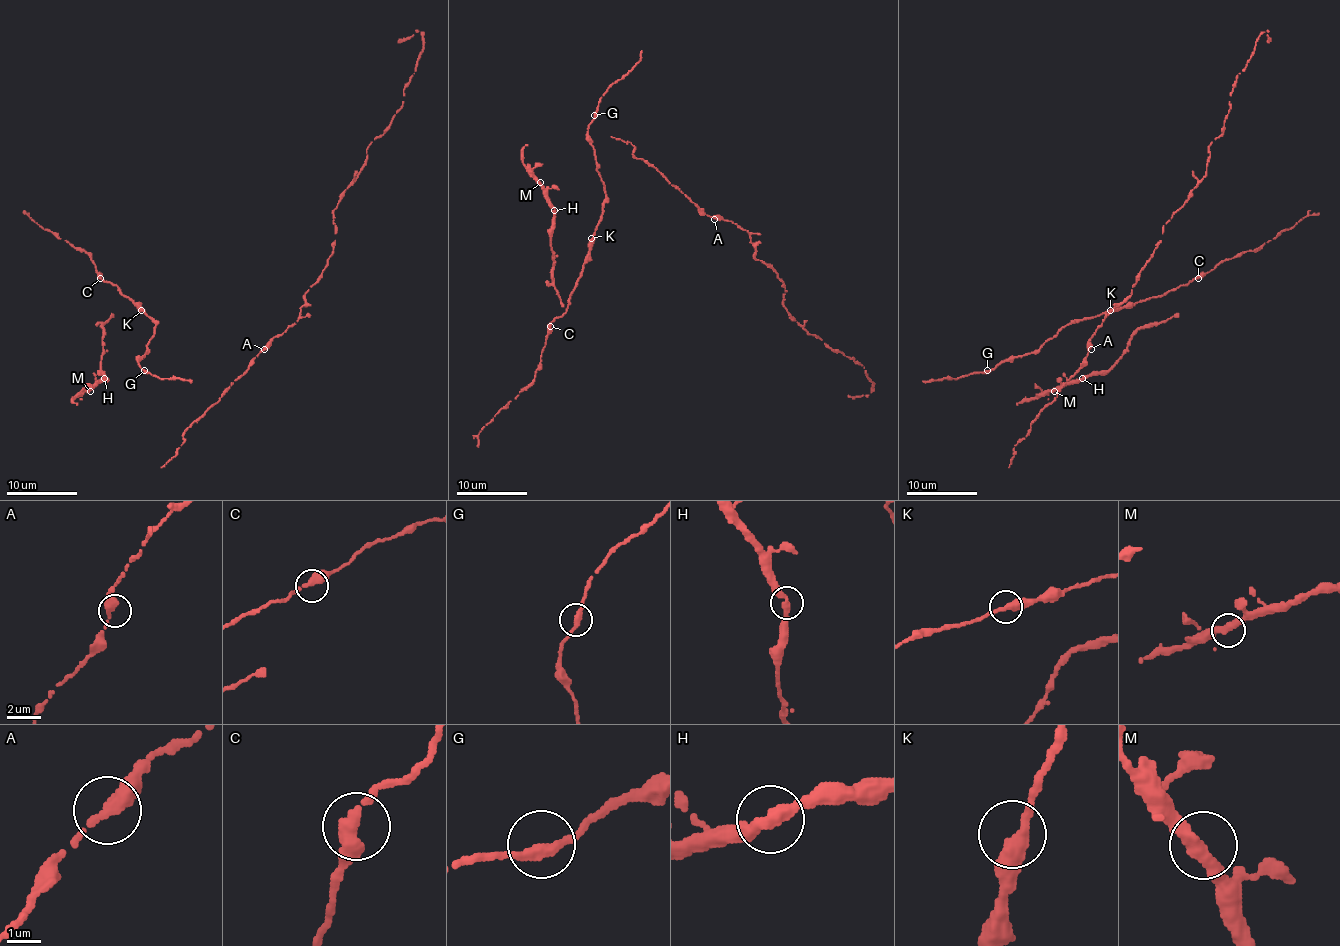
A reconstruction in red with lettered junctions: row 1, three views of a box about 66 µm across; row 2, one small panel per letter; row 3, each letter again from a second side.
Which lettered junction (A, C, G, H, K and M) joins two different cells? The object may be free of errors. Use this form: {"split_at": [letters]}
{"split_at": []}

